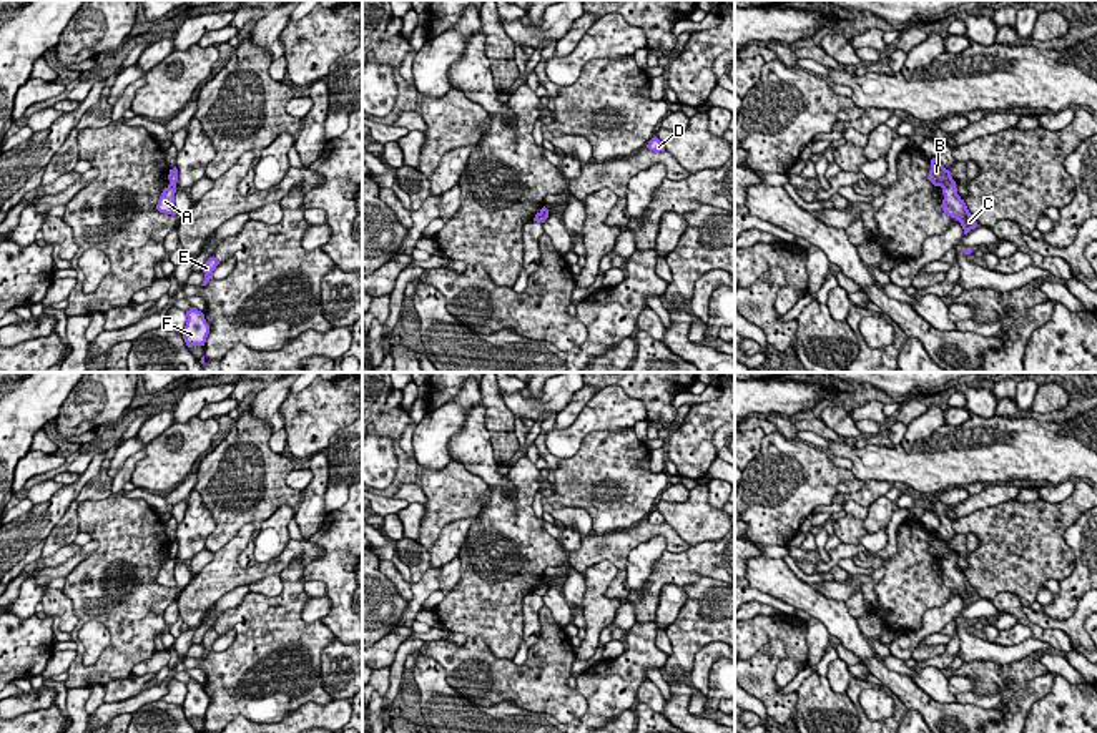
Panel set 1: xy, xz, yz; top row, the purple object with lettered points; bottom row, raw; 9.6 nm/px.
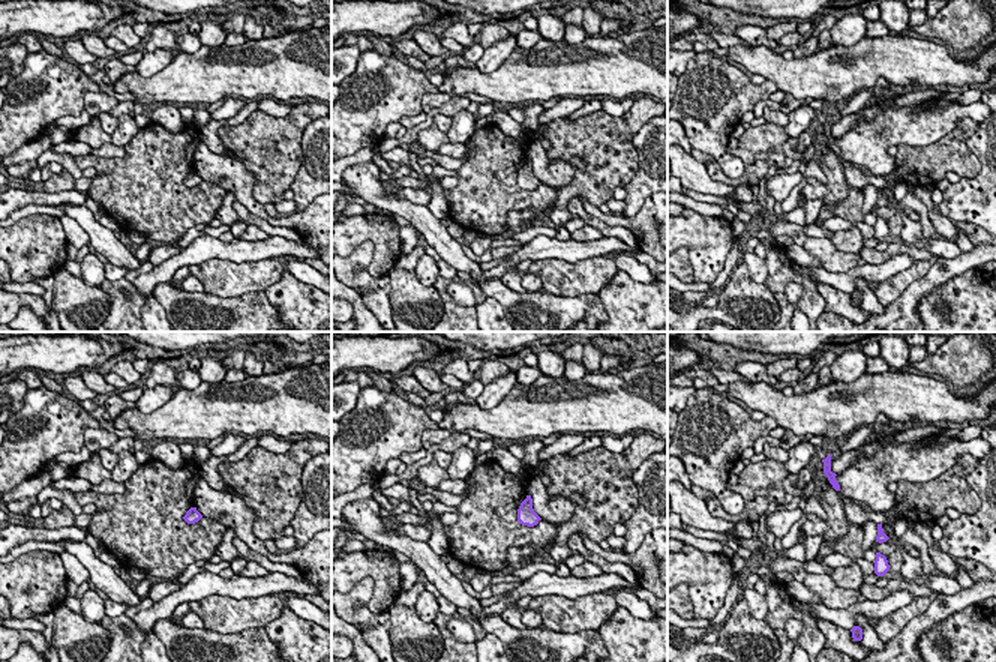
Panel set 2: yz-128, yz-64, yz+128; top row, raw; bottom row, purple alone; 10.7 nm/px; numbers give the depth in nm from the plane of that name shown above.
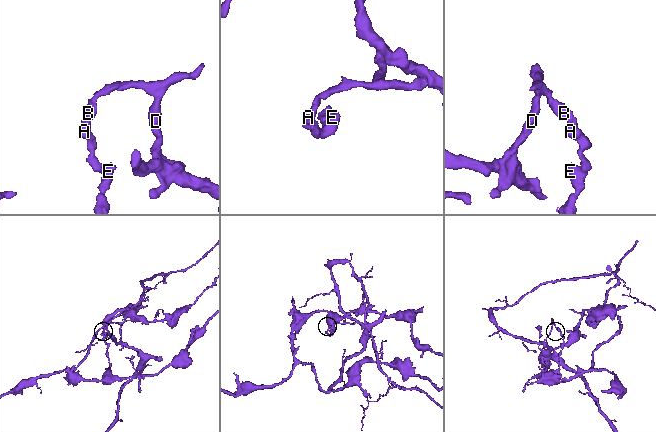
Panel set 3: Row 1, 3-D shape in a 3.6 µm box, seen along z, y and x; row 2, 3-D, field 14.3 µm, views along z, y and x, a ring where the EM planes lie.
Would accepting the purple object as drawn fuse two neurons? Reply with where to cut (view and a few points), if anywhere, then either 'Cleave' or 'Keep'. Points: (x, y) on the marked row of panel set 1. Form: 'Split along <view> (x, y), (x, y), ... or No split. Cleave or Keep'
Split along yz (951, 178), (941, 186). Cleave

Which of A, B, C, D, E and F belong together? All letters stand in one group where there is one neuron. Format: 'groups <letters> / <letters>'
groups A C E F / B D

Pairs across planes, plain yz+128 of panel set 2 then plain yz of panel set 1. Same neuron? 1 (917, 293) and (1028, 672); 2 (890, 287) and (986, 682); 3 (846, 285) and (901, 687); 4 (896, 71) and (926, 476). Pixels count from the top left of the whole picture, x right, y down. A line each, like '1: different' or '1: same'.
1: different
2: different
3: different
4: same

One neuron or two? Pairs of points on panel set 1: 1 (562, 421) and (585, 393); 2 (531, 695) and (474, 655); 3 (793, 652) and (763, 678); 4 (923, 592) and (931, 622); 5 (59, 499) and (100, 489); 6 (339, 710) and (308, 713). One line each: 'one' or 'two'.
1: one
2: one
3: two
4: two
5: two
6: one

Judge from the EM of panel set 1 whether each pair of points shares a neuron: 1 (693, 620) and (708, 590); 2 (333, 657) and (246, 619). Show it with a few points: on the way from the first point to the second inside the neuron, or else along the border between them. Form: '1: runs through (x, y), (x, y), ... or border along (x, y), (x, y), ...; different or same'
1: runs through (698, 614), (708, 604), (708, 597); same
2: border along (334, 637), (321, 654), (321, 683), (324, 690); different

